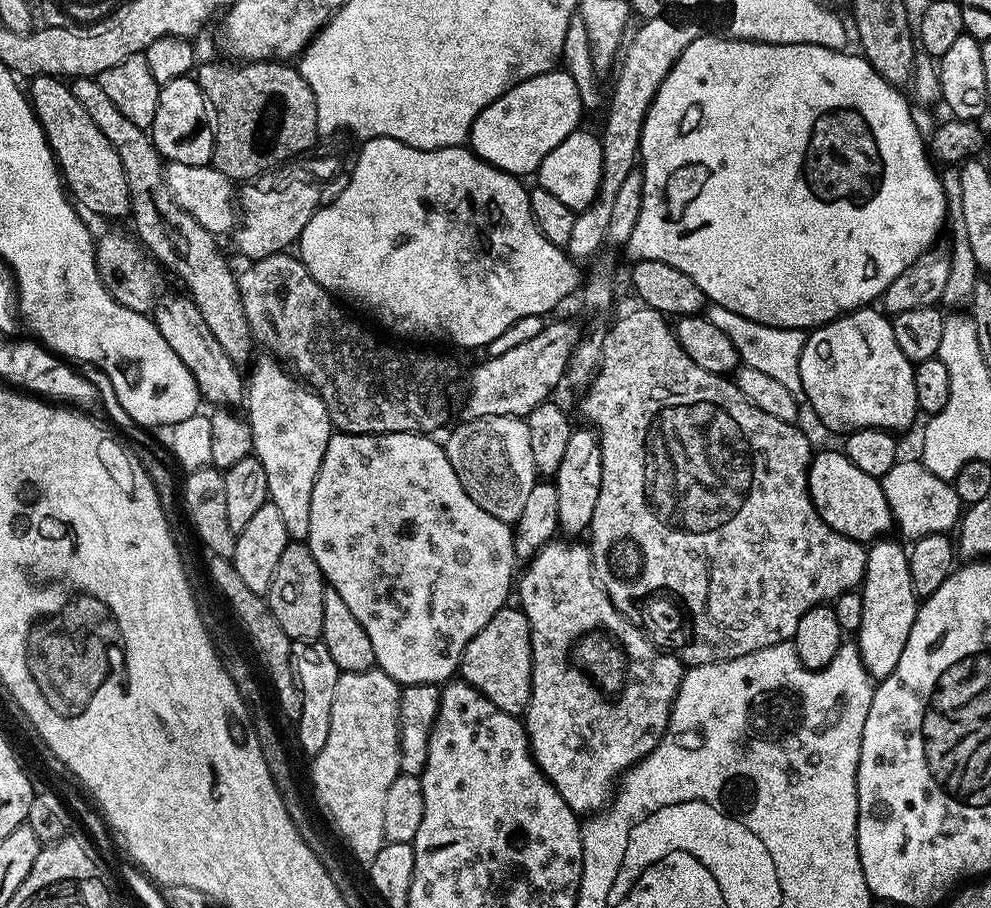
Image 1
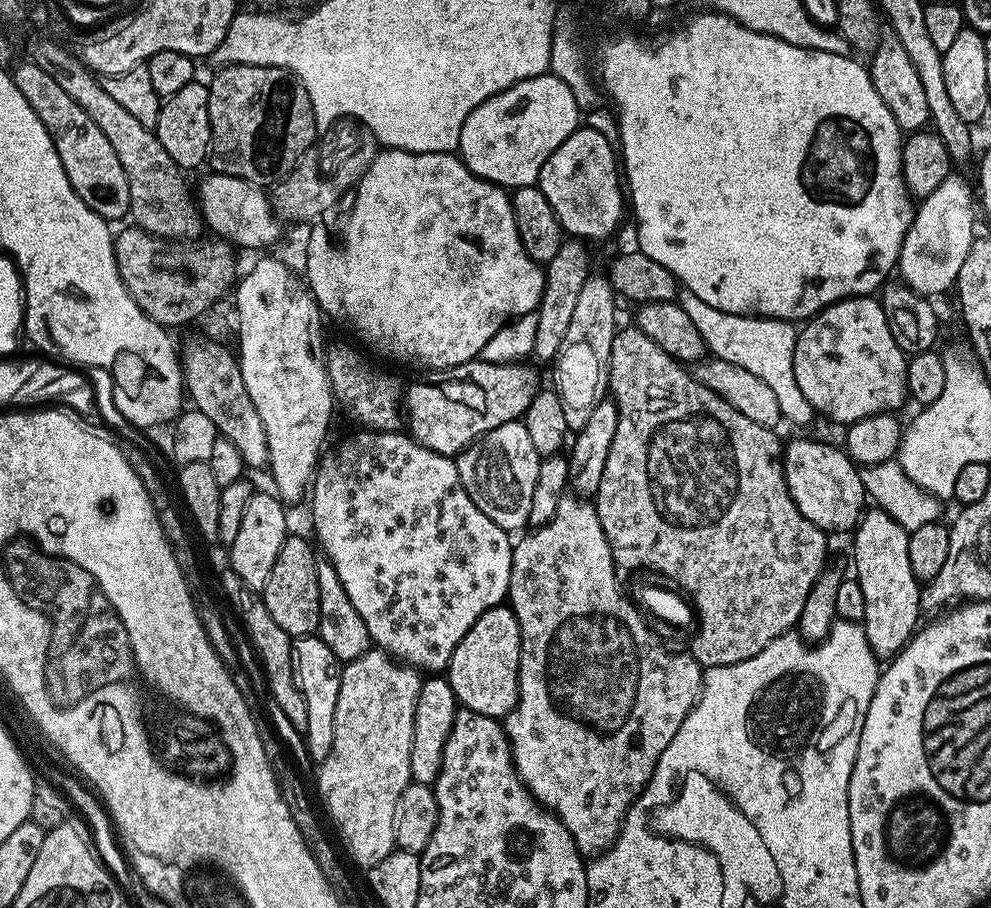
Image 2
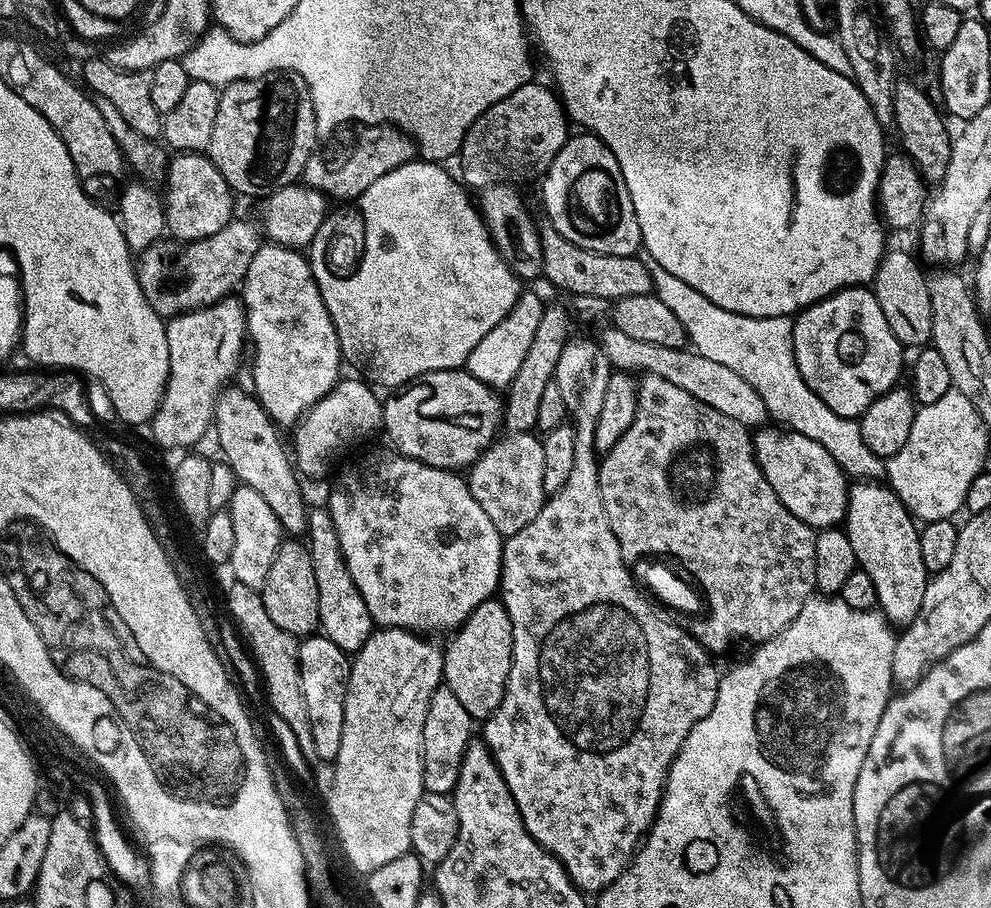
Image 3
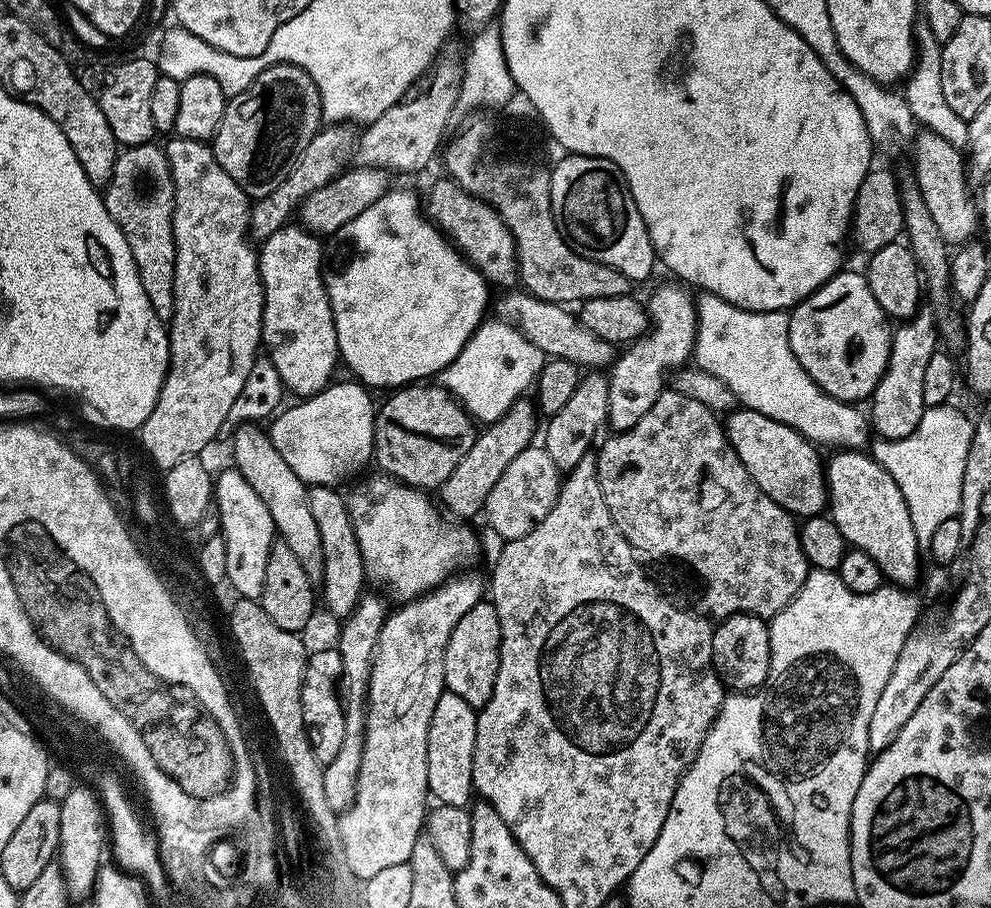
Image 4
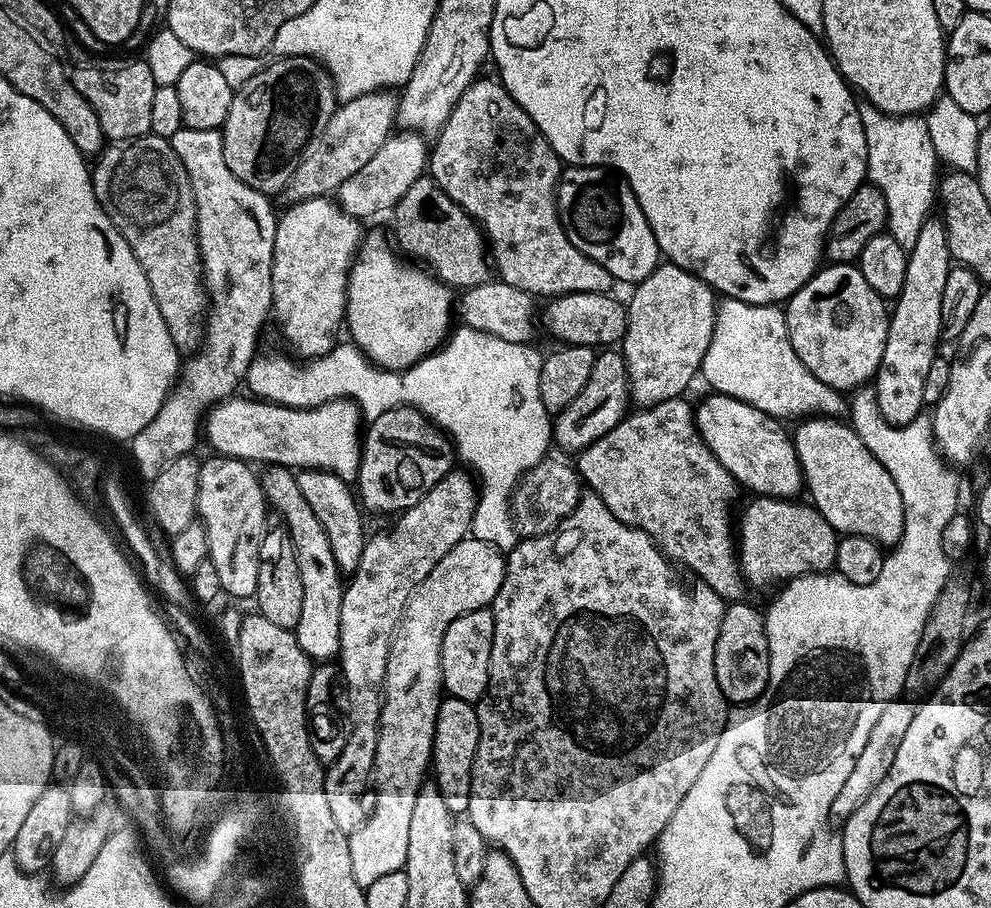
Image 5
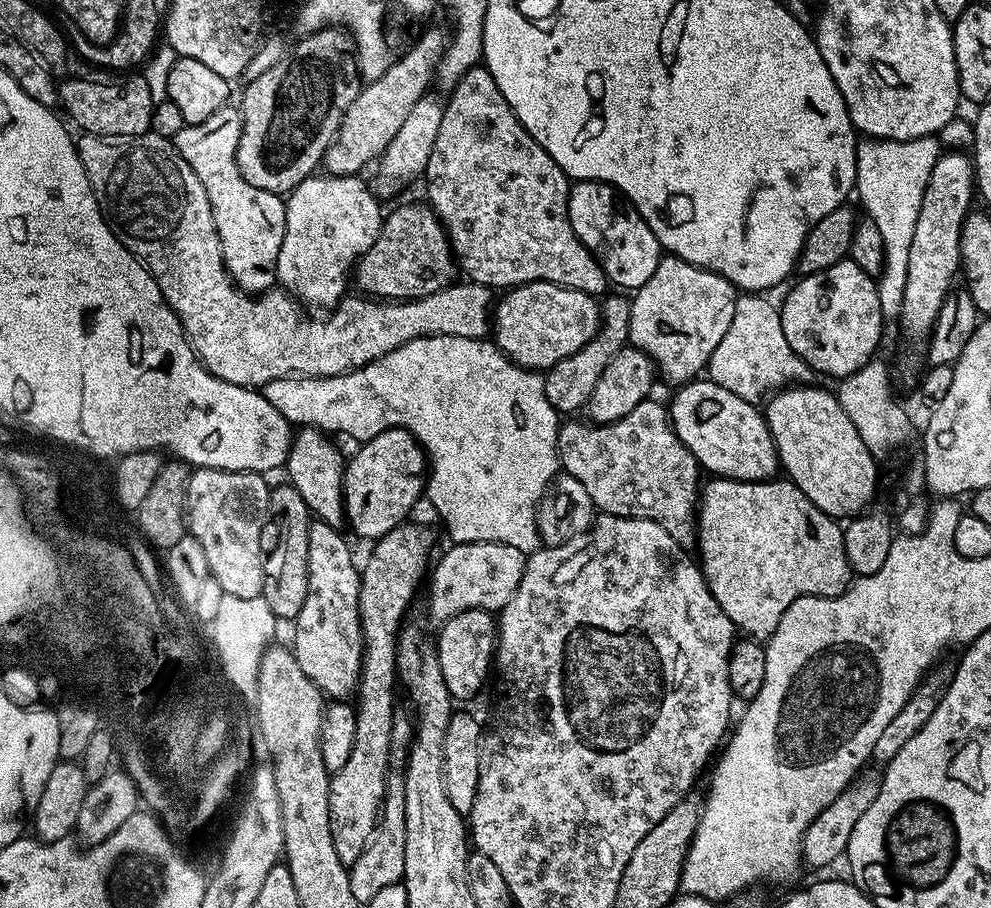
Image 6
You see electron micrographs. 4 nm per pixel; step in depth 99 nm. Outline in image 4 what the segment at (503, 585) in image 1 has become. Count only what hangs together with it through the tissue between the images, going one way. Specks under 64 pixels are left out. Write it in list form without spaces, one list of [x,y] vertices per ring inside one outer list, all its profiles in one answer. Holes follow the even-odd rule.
[[[375,475],[369,480],[362,481],[346,496],[350,522],[354,526],[354,538],[358,538],[358,550],[362,556],[364,575],[369,585],[377,584],[378,587],[385,588],[380,590],[389,597],[392,595],[396,602],[407,602],[418,599],[424,593],[453,579],[461,570],[475,565],[472,563],[475,562],[476,555],[479,557],[482,552],[478,532],[467,528],[464,525],[467,523],[457,522],[452,518],[444,520],[445,513],[441,511],[433,497],[433,501],[428,497],[431,495],[427,491],[411,488],[409,484],[401,484],[391,476]]]

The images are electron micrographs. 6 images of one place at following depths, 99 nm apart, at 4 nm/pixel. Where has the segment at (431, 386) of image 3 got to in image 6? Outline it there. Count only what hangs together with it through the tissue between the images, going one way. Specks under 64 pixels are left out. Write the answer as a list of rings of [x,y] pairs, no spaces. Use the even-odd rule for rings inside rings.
[[[388,428],[374,438],[363,441],[360,448],[344,466],[344,518],[347,527],[353,528],[362,539],[375,542],[390,530],[409,519],[408,516],[426,492],[426,473],[430,465],[419,442],[405,428]]]

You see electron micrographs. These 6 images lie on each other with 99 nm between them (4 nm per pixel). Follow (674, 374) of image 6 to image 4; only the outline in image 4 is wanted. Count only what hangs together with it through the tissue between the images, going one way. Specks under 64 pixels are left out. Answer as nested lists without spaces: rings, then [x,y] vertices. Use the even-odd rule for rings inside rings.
[[[671,283],[653,290],[652,297],[646,300],[650,325],[648,331],[639,340],[627,345],[610,365],[607,373],[610,386],[607,427],[612,428],[613,433],[633,428],[646,415],[646,410],[658,402],[670,374],[683,369],[693,359],[696,346],[696,301],[687,287]]]

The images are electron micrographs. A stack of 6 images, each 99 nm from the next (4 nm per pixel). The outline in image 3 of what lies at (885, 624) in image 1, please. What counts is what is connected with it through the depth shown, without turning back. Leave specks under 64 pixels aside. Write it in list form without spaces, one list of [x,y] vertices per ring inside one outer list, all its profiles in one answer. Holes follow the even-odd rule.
[[[853,483],[848,490],[846,531],[850,538],[850,546],[854,546],[857,565],[863,572],[870,574],[870,579],[874,582],[876,603],[884,619],[893,626],[909,624],[918,614],[918,606],[922,606],[922,594],[926,594],[930,573],[926,566],[922,566],[922,554],[918,547],[920,528],[908,507],[897,498],[887,483]]]

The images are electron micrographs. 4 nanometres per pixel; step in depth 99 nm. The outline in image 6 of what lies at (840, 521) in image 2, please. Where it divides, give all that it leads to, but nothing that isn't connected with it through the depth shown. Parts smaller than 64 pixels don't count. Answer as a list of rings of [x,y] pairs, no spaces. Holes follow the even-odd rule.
[[[707,378],[690,380],[673,392],[672,428],[705,473],[726,480],[771,480],[777,475],[778,457],[768,421],[753,401],[738,398]]]

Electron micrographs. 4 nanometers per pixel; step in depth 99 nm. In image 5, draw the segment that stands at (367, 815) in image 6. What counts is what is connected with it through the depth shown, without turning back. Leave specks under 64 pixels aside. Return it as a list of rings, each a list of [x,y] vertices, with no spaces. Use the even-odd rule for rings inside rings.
[[[453,470],[441,478],[414,506],[405,508],[392,530],[382,530],[365,541],[358,569],[351,573],[342,598],[342,615],[338,622],[340,651],[338,672],[344,676],[348,695],[346,727],[348,737],[342,754],[324,770],[326,802],[343,832],[357,832],[367,820],[369,805],[364,804],[364,791],[369,791],[372,767],[378,750],[380,711],[384,705],[384,679],[390,646],[402,610],[410,594],[472,531],[478,484],[467,471]]]

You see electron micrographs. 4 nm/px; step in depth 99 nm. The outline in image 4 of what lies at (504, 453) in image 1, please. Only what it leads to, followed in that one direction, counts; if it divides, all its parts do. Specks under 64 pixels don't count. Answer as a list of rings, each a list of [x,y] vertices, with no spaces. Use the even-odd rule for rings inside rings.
[[[529,446],[502,470],[502,476],[498,482],[494,482],[494,488],[484,503],[483,515],[488,516],[487,527],[492,528],[505,542],[514,538],[522,538],[522,534],[530,534],[534,526],[550,514],[554,502],[560,493],[562,474],[554,466],[550,454],[542,446]]]

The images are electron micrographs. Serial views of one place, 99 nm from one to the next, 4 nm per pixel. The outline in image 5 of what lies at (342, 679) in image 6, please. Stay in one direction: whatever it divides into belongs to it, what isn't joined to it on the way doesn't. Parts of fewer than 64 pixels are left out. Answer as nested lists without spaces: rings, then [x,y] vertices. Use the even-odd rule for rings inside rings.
[[[272,466],[263,473],[264,499],[268,501],[271,511],[281,516],[283,527],[288,529],[294,558],[298,558],[298,575],[302,578],[302,615],[298,617],[295,634],[298,646],[314,662],[328,662],[340,651],[340,631],[338,622],[342,615],[342,598],[346,585],[338,562],[330,551],[330,541],[322,522],[318,522],[314,510],[306,503],[302,490],[298,490],[295,475],[287,468]]]

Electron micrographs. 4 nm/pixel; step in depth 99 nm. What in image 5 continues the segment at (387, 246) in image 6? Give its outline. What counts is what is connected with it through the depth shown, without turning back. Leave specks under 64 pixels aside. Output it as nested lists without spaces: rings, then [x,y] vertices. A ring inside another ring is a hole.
[[[425,174],[418,177],[414,182],[414,186],[410,186],[410,190],[406,190],[406,194],[402,194],[402,198],[395,206],[394,215],[396,215],[395,247],[405,257],[411,258],[413,261],[423,265],[437,280],[441,280],[449,288],[453,290],[465,290],[480,286],[482,283],[493,279],[494,269],[490,263],[488,245],[479,224],[466,214],[466,210],[462,210],[446,194],[446,190],[442,190],[437,186],[431,175]]]

